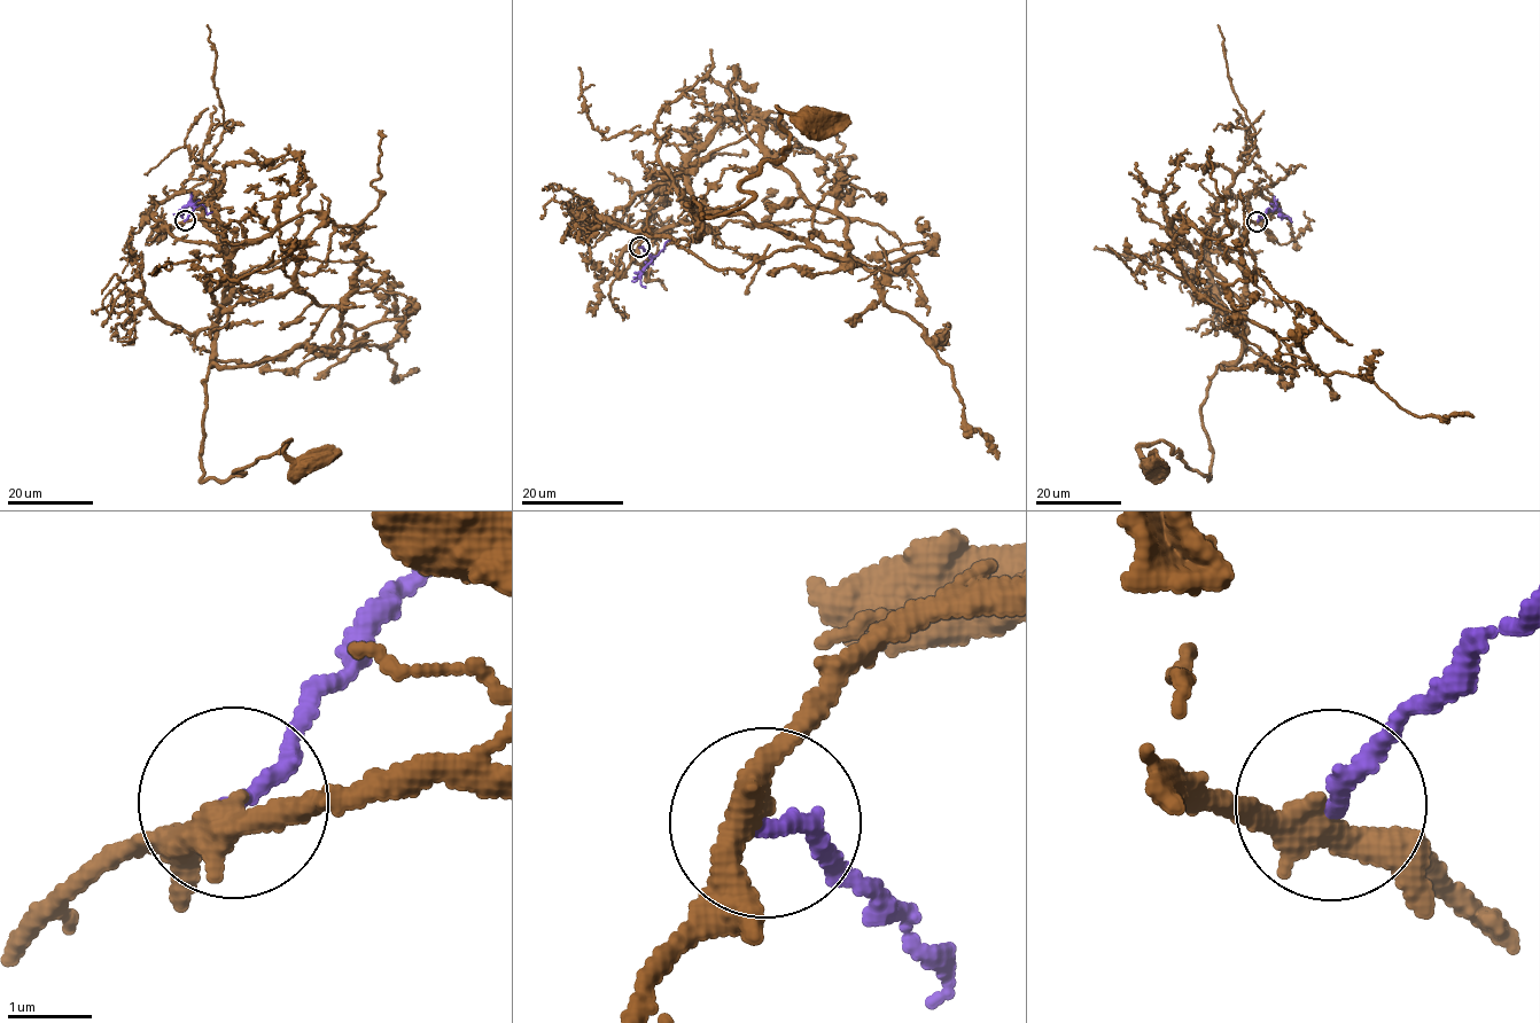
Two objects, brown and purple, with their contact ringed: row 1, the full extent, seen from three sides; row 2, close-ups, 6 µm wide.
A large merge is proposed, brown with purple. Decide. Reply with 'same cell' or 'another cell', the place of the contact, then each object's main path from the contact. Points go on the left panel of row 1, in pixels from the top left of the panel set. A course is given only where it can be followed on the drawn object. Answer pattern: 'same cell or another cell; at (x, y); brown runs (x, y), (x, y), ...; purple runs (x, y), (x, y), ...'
same cell; at (185, 220); brown runs (185, 220), (216, 234), (230, 267), (205, 382), (202, 478), (239, 477), (289, 439), (284, 450), (308, 462); purple runs (185, 220), (194, 208), (187, 204), (181, 209), (183, 217)

